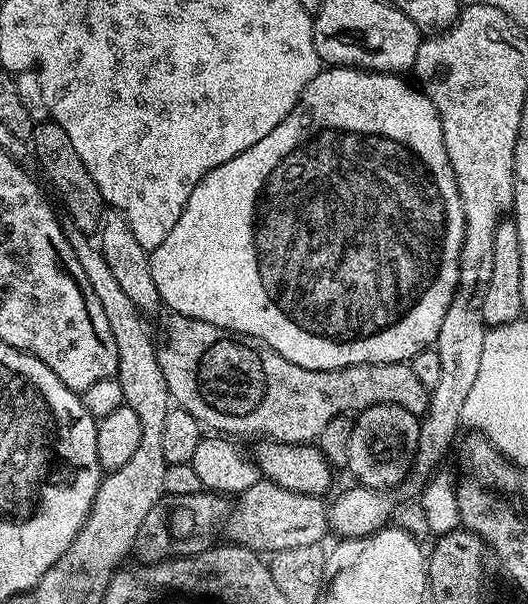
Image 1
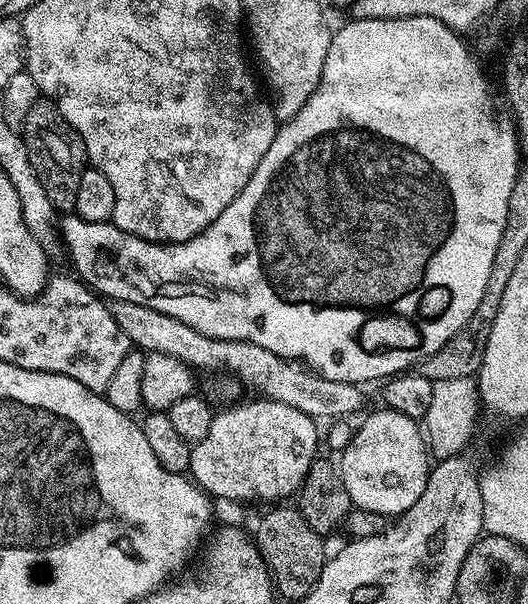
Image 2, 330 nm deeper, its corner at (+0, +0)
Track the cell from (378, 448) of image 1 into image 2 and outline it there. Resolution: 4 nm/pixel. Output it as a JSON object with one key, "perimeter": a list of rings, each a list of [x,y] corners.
{"perimeter":[[[389,408],[379,411],[358,424],[352,440],[339,453],[338,467],[355,507],[395,518],[418,502],[418,494],[422,494],[428,481],[430,453],[417,421]]]}

